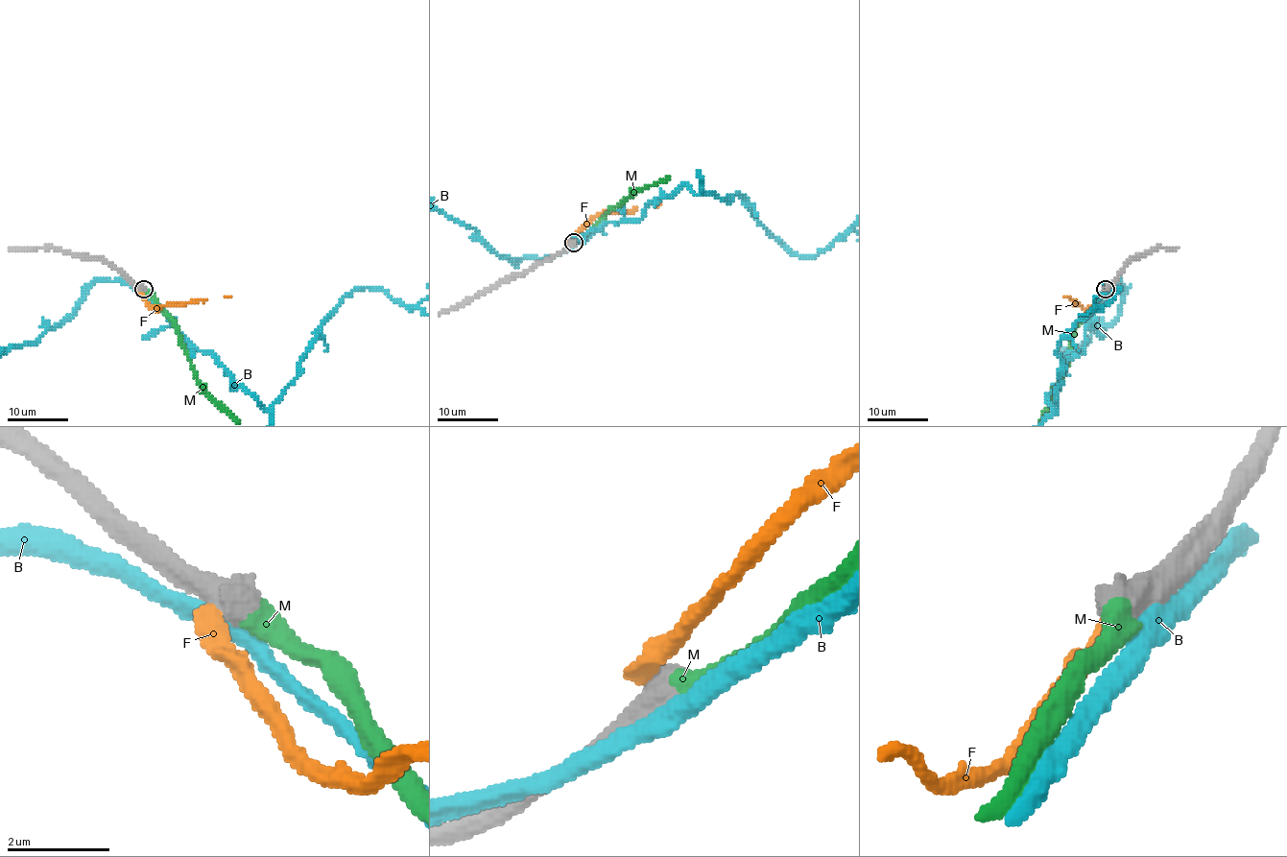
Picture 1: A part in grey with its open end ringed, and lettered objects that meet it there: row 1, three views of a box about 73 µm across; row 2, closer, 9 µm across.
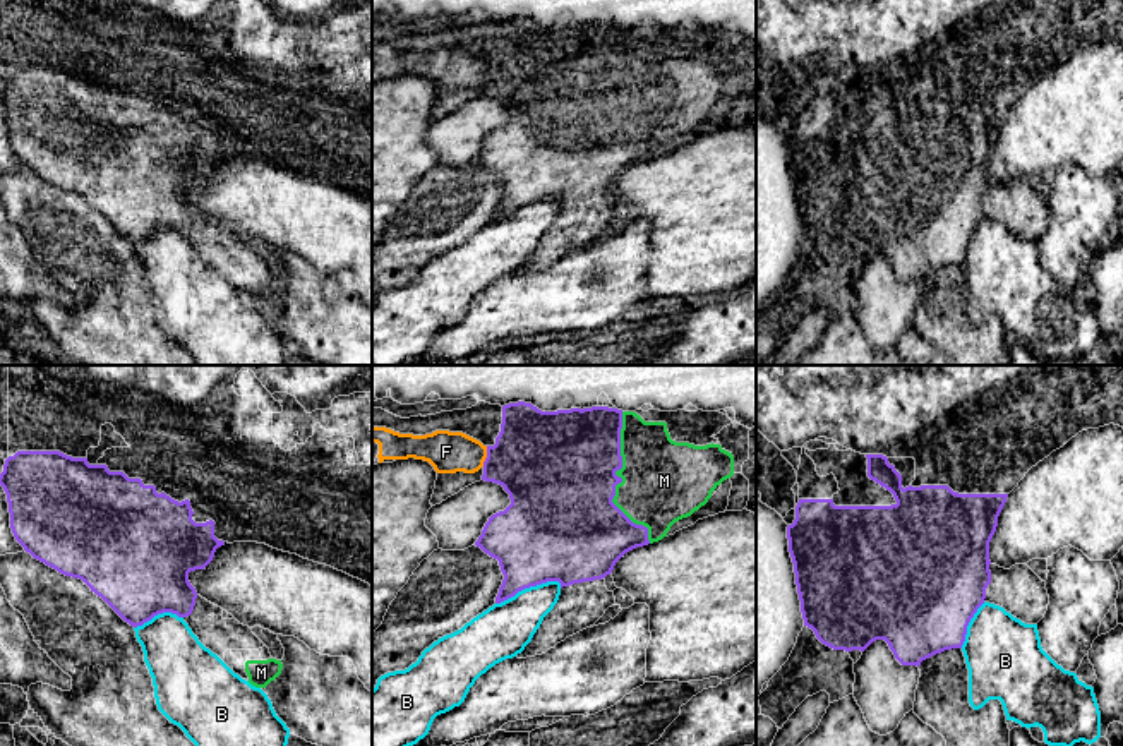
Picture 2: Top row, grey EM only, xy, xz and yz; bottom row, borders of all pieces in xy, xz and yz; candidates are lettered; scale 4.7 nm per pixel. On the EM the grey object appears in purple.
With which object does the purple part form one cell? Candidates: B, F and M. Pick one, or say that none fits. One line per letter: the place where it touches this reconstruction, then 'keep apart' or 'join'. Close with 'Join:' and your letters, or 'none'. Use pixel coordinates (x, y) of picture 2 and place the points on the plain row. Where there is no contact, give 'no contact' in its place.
B: meets purple in xz at (528, 203); keep apart
F: meets purple in xz at (487, 72); keep apart
M: meets purple in xz at (621, 96); join
Join: M

